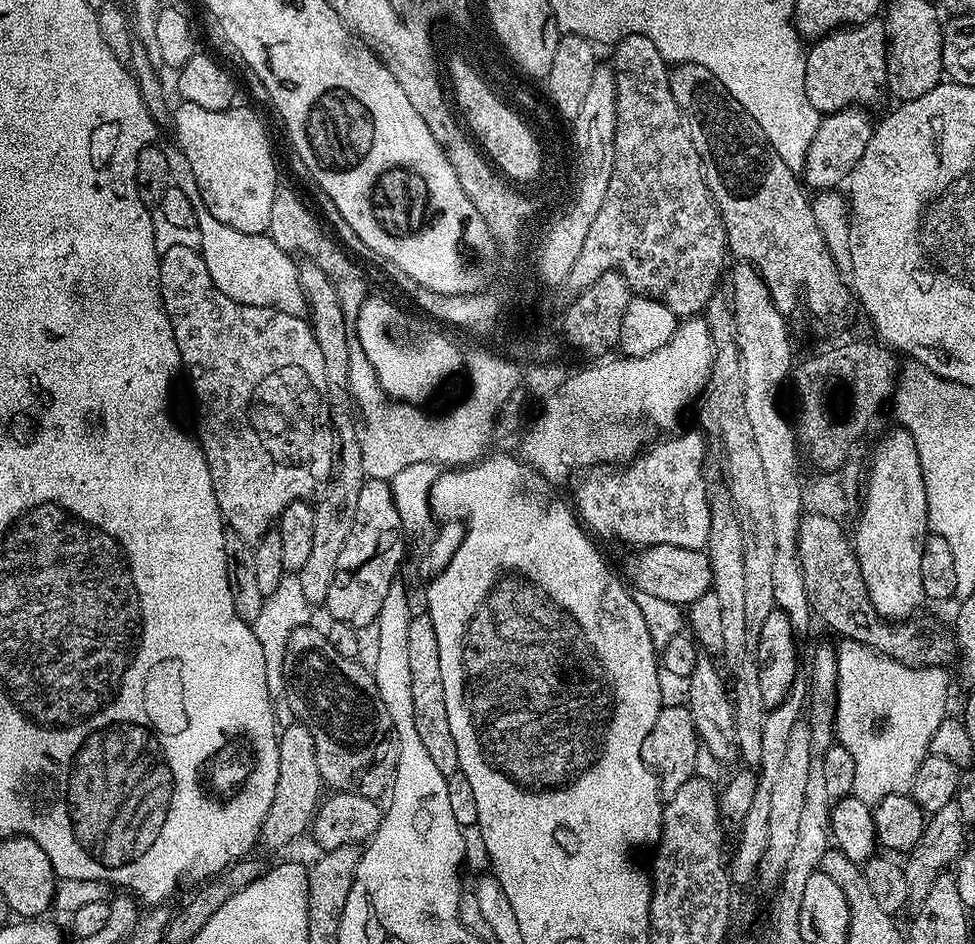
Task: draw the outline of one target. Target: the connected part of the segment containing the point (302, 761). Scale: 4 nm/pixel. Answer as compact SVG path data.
M299 722L284 727L279 739L278 786L275 787L274 802L260 827L259 843L278 850L292 843L296 837L309 829L320 804L320 790L324 788L321 772L318 770L317 754L314 750L313 736L307 727Z

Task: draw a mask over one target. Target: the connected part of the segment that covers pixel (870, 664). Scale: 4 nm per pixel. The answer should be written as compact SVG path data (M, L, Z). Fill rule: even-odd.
M856 640L839 641L836 648L836 657L838 658L838 682L836 683L836 726L834 729L835 739L854 757L854 786L852 795L856 796L862 802L875 806L880 800L890 794L899 796L911 793L912 783L916 777L918 766L930 755L932 739L938 726L949 715L948 712L948 676L944 668L911 668L897 660L891 660L888 656L882 656L873 648L868 648L864 644L859 644Z

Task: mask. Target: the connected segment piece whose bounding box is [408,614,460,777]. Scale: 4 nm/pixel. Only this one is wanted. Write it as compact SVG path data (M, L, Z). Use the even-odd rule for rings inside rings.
M428 615L413 616L408 636L410 657L410 691L414 697L414 726L426 745L426 751L434 766L449 776L460 770L458 749L450 730L450 718L446 714L446 690L442 690L442 661L438 659L438 634L434 634L434 622Z

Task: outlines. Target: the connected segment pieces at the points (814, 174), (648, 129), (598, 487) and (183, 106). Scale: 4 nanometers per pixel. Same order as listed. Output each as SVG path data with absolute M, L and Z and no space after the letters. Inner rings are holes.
M860 106L844 108L841 112L829 112L821 119L814 142L810 142L810 150L806 150L802 169L803 183L809 189L836 190L851 176L872 137L874 120L864 112L867 111Z
M628 36L615 45L613 52L616 53L610 64L616 74L616 133L612 139L612 184L606 190L606 202L602 202L598 218L594 218L586 234L584 252L578 254L578 262L574 262L566 284L579 294L602 278L602 274L619 272L635 295L662 301L678 318L692 318L703 313L717 295L716 283L728 252L724 223L704 181L704 168L698 150L694 150L682 110L678 110L678 102L674 102L668 85L669 61L645 36ZM596 243L604 244L601 252L592 252Z
M696 432L657 439L627 467L587 469L584 481L576 488L576 504L574 500L579 519L597 537L613 536L624 544L636 544L632 546L665 544L703 549L710 534L714 504L708 501L708 480L704 477L705 437Z
M180 102L177 105L170 120L170 124L176 127L175 143L186 156L186 162L190 162L194 169L194 178L198 180L198 189L210 213L214 214L219 222L224 222L226 226L232 226L234 230L242 231L244 234L267 233L270 226L270 206L274 206L278 181L276 160L272 157L272 144L268 141L268 132L264 129L263 122L250 109L239 106L219 112L202 110L202 106L194 106L194 102Z

